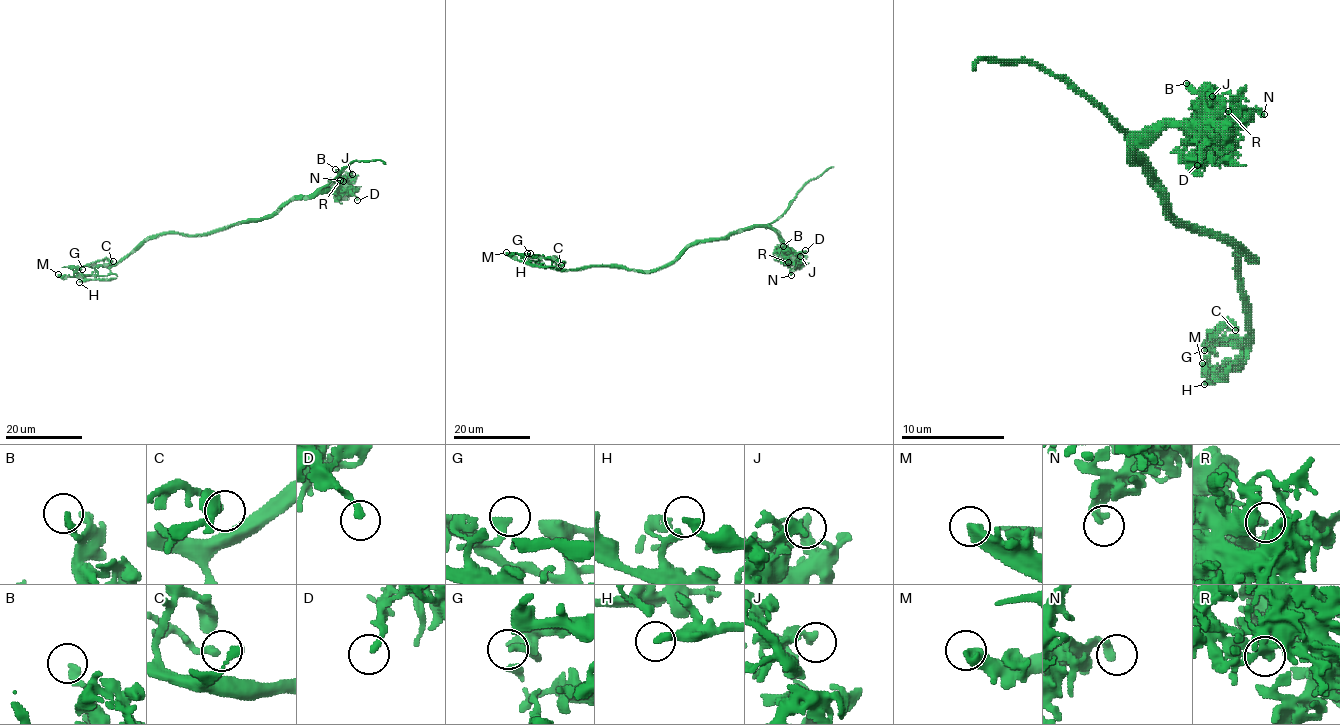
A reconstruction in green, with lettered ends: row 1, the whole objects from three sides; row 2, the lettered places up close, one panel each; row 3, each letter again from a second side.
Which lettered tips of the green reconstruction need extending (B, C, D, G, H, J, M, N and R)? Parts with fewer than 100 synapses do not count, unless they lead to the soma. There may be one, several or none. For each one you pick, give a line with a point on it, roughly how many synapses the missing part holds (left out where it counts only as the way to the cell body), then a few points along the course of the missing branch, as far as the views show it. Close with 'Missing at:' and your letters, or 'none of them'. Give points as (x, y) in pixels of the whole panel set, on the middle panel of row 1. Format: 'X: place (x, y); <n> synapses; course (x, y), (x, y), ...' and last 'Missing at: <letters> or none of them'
Missing at: none of them

